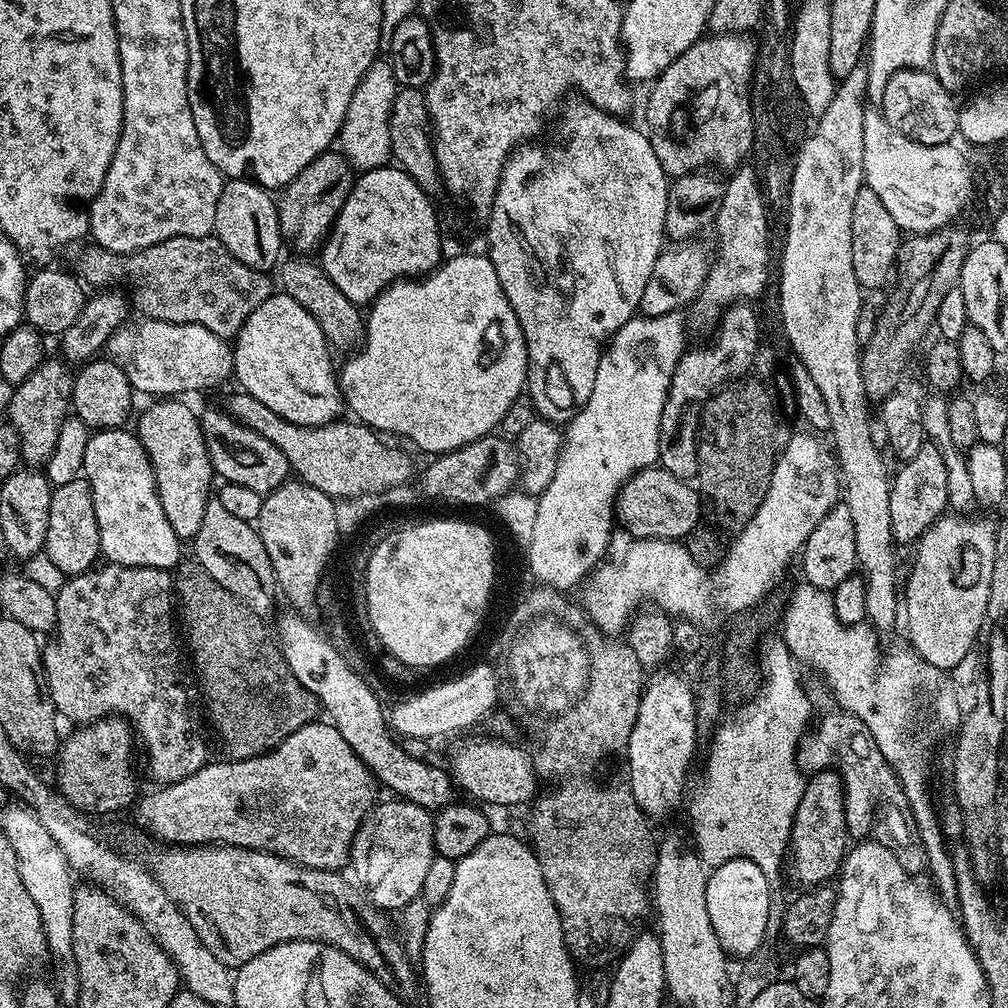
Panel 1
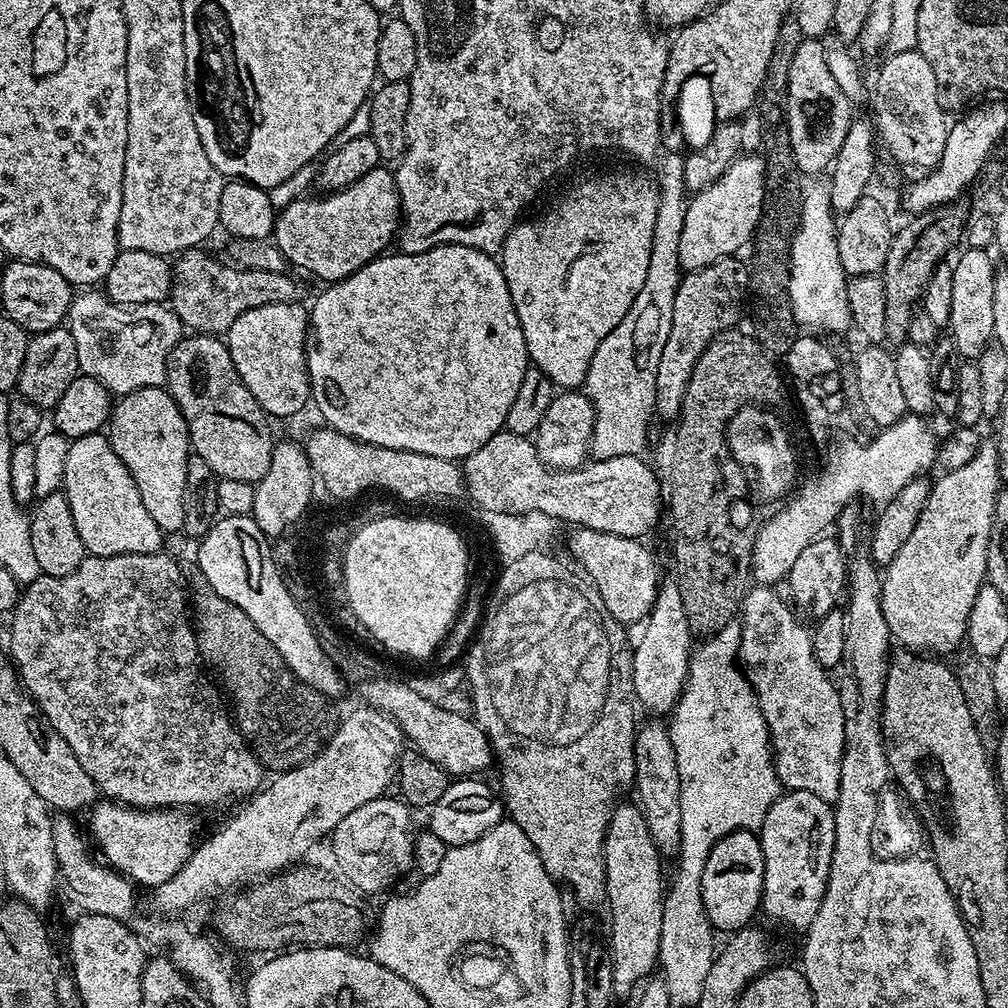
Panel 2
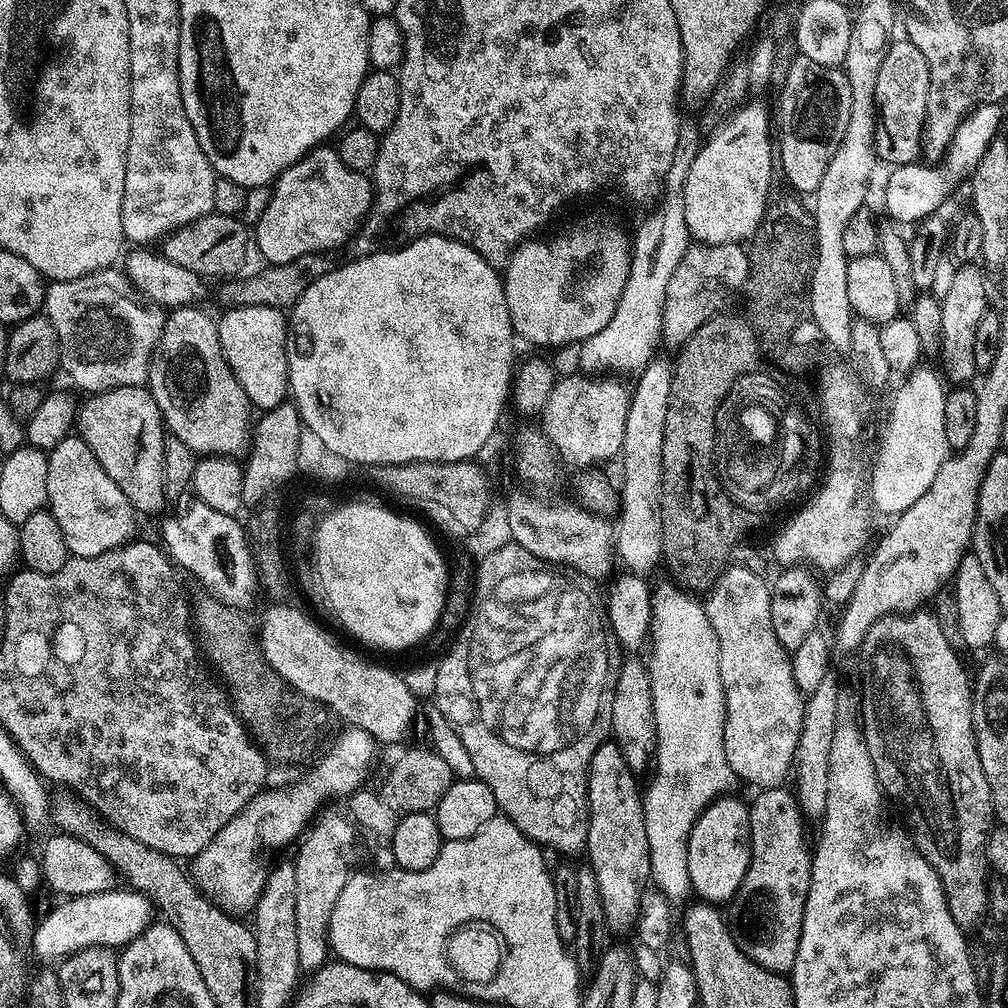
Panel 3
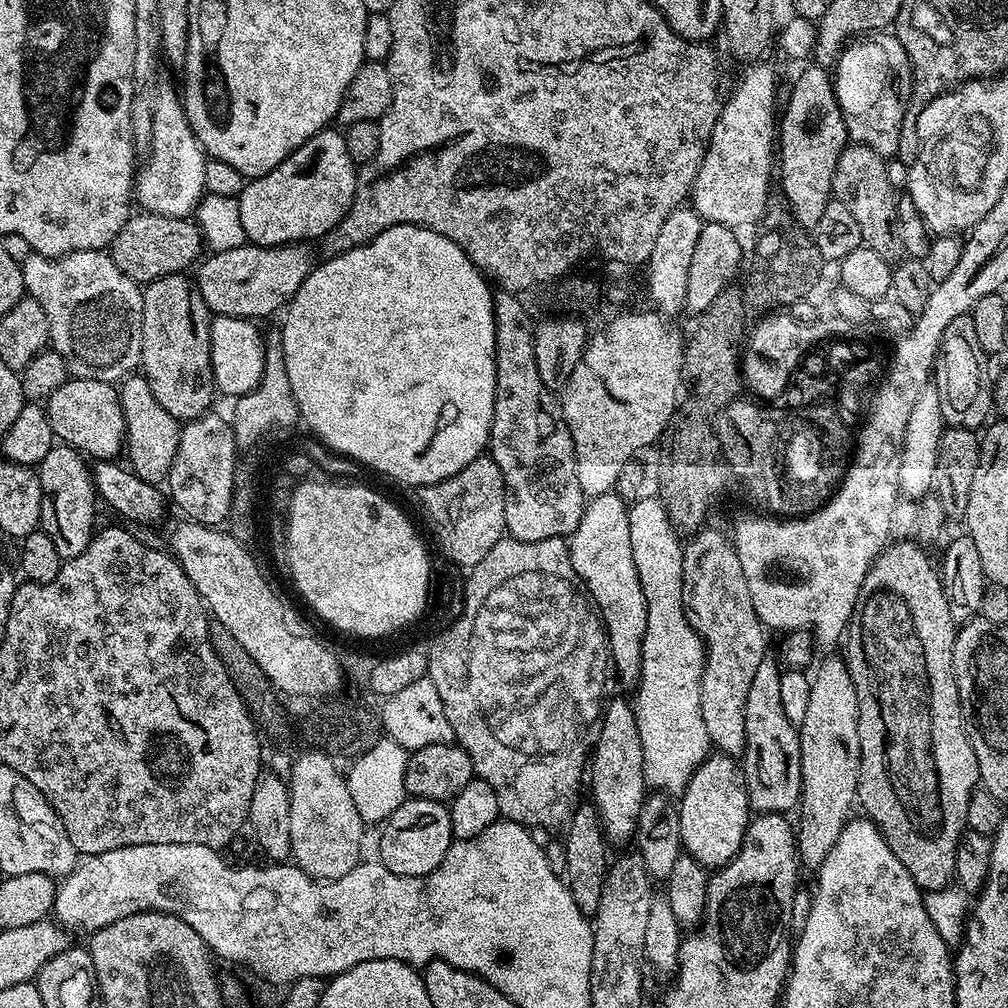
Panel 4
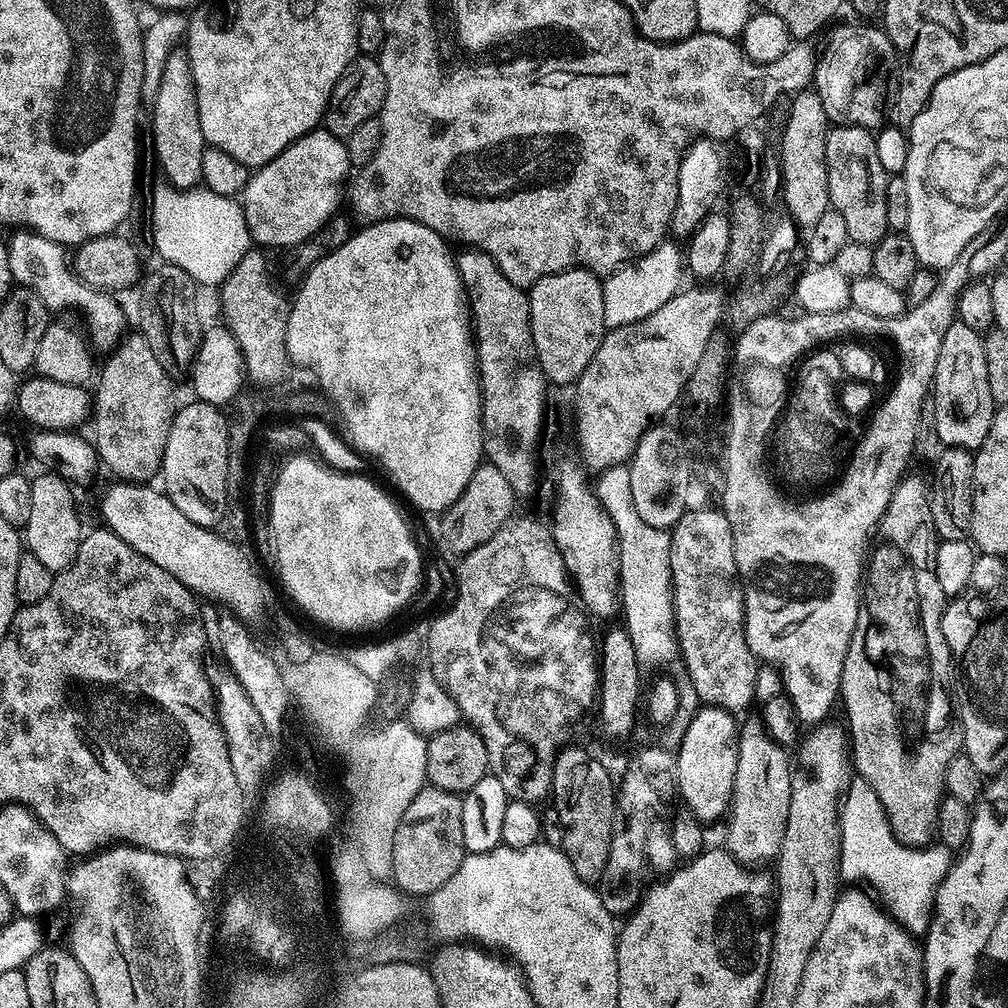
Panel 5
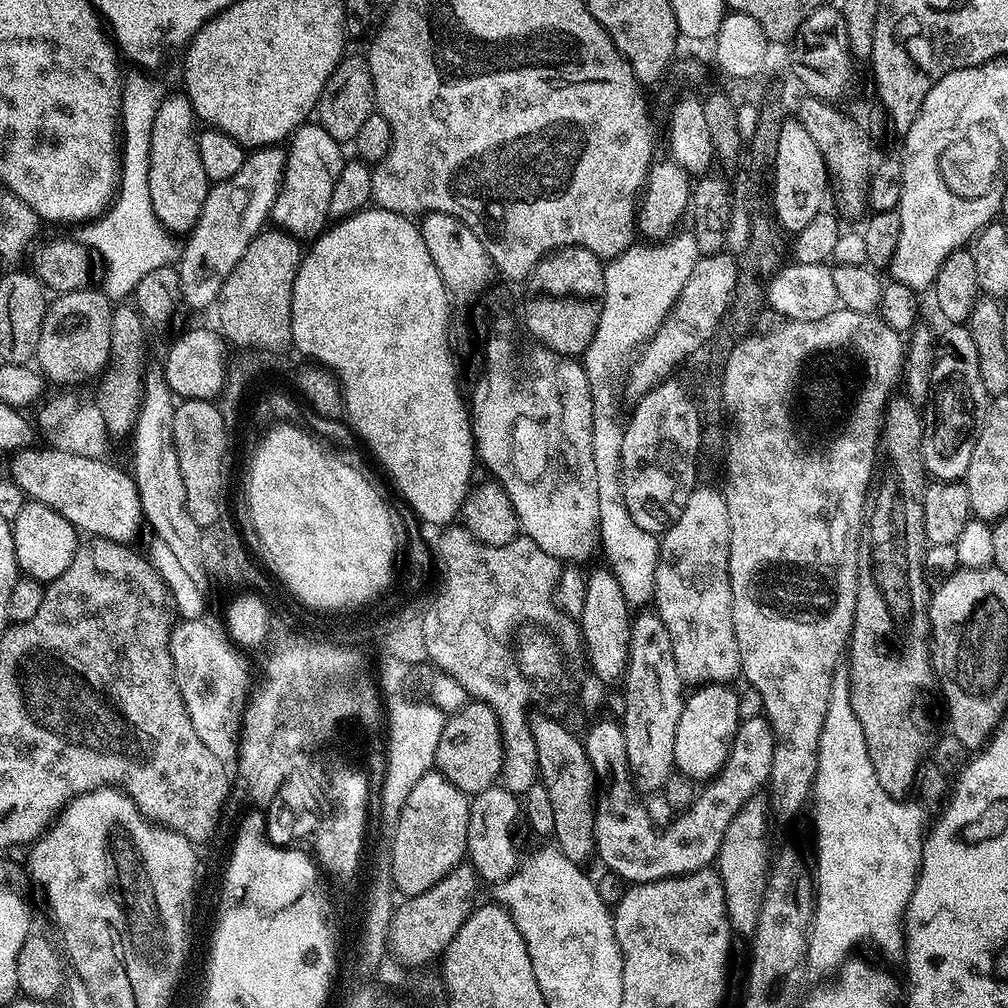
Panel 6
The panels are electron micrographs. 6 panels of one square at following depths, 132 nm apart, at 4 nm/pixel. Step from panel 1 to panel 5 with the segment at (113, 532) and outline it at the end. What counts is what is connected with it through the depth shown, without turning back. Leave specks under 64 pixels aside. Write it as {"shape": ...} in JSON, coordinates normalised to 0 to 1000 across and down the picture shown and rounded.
{"shape":[[[47,466],[39,470],[41,472],[31,473],[30,514],[22,521],[22,536],[27,547],[41,555],[42,562],[55,569],[73,558],[81,535],[81,523],[79,524],[79,512],[75,509],[75,496],[71,493],[72,485],[68,477]]]}

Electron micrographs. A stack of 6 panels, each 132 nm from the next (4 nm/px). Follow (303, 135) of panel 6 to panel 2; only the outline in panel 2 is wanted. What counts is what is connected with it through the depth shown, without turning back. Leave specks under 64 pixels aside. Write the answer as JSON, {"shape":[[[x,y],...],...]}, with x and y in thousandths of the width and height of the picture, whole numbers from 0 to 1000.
{"shape":[[[378,165],[359,173],[338,190],[314,193],[314,198],[290,198],[277,207],[272,241],[291,267],[299,266],[320,280],[351,272],[390,245],[399,221],[397,188],[393,176]]]}

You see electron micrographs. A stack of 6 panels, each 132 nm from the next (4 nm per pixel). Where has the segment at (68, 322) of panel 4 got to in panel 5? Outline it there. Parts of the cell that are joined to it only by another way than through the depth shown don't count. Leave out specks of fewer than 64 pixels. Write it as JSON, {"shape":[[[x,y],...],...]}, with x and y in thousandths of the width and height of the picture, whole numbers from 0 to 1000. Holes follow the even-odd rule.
{"shape":[[[27,228],[13,229],[12,238],[7,239],[8,259],[10,272],[19,285],[30,286],[34,292],[53,311],[60,310],[63,306],[72,306],[79,310],[83,321],[87,324],[85,337],[96,349],[107,351],[125,333],[123,327],[123,306],[118,302],[112,291],[91,286],[90,283],[80,278],[75,273],[75,267],[69,261],[69,254],[65,251],[64,243],[54,240],[50,236],[42,236],[36,230]],[[95,345],[96,347],[95,347]]]}

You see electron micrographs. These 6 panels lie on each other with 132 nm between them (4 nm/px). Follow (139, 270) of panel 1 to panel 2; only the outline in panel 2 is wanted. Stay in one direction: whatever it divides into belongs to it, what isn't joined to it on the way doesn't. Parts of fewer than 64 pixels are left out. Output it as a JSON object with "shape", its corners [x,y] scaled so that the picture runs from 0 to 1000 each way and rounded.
{"shape":[[[188,246],[178,251],[177,257],[171,262],[169,305],[183,320],[184,326],[191,330],[224,331],[228,323],[232,323],[232,318],[244,312],[244,308],[269,302],[293,302],[299,297],[298,282],[286,270],[236,266],[202,249]]]}

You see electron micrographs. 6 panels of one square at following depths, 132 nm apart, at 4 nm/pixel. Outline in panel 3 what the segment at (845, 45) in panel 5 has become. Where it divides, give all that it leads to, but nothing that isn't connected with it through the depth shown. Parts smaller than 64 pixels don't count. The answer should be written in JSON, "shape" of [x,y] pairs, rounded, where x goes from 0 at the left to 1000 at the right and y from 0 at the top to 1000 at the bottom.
{"shape":[[[893,38],[881,45],[881,52],[875,59],[874,69],[871,71],[869,94],[869,158],[881,162],[908,163],[913,156],[913,134],[917,128],[919,117],[919,96],[923,94],[923,65],[919,58],[915,58],[915,50],[907,46],[900,38]]]}

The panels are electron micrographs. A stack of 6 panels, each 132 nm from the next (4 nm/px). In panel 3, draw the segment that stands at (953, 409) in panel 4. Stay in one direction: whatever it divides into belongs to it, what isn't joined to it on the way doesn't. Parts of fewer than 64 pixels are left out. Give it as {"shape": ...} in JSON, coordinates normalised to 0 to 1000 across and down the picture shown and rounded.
{"shape":[[[952,264],[948,266],[944,279],[940,282],[937,294],[932,295],[934,304],[934,333],[931,344],[933,361],[936,372],[948,383],[956,383],[961,380],[964,372],[969,372],[970,366],[966,359],[966,330],[974,312],[982,304],[980,298],[980,286],[976,283],[976,274],[968,267],[968,264]]]}

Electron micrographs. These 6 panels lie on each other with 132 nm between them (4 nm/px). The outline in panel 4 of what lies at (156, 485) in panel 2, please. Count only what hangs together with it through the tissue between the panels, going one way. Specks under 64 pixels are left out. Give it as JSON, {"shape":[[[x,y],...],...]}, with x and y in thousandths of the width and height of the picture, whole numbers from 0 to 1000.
{"shape":[[[68,375],[64,381],[58,383],[58,387],[54,387],[54,391],[48,393],[46,408],[50,415],[52,432],[59,439],[66,440],[84,453],[95,456],[114,457],[118,448],[120,451],[124,443],[126,421],[114,380]]]}

